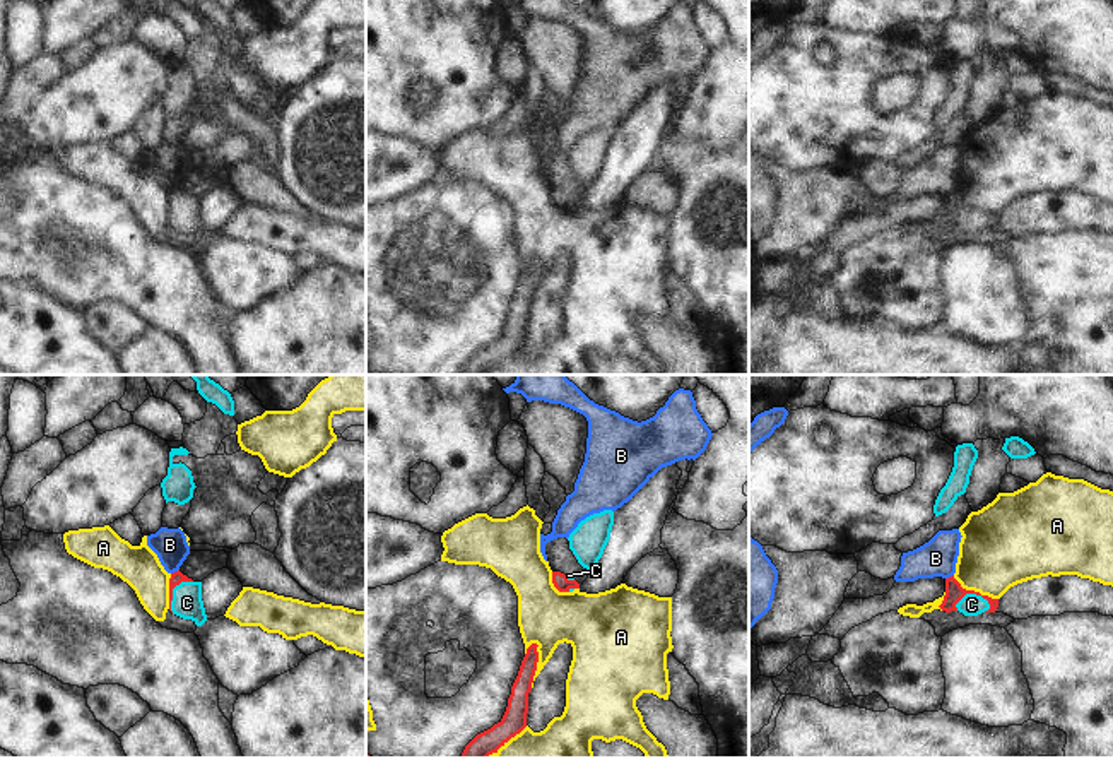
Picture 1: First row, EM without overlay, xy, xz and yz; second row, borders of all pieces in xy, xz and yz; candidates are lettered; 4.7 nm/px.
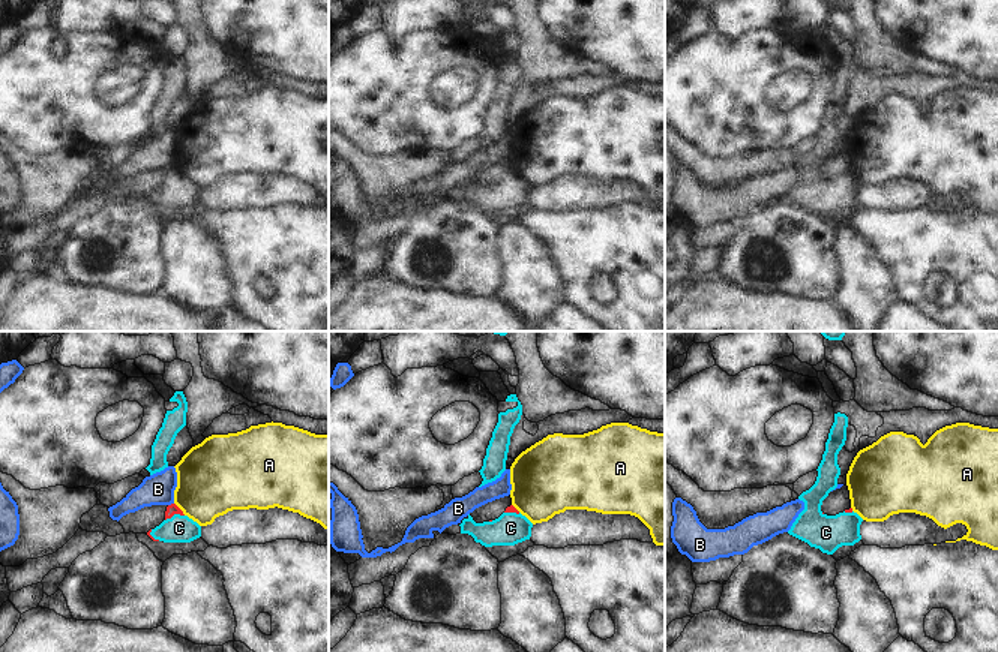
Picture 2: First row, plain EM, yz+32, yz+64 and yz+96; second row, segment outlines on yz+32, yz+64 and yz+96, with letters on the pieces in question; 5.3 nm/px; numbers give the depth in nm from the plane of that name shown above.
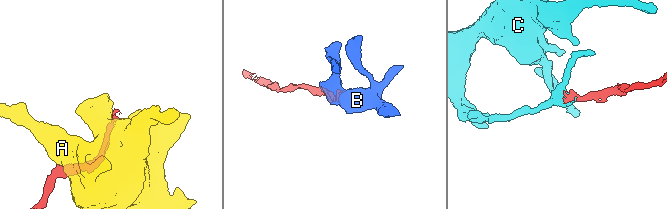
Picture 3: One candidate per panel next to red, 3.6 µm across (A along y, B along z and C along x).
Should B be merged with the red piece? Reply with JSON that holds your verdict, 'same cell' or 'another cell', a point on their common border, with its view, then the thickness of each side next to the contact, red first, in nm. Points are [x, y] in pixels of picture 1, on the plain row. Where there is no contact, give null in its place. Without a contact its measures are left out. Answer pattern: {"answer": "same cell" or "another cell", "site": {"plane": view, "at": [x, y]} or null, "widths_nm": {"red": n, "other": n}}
{"answer": "another cell", "site": {"plane": "xy", "at": [175, 189]}, "widths_nm": {"red": 60, "other": 160}}

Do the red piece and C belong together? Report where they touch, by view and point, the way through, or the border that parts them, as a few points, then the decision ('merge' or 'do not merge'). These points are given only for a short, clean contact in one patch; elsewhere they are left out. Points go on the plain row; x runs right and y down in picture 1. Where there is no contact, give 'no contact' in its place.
meets red in yz at (971, 209); runs through yz (954, 209), (971, 209), (971, 221); merge

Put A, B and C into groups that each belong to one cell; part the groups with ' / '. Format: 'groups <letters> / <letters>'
groups A / B / C

